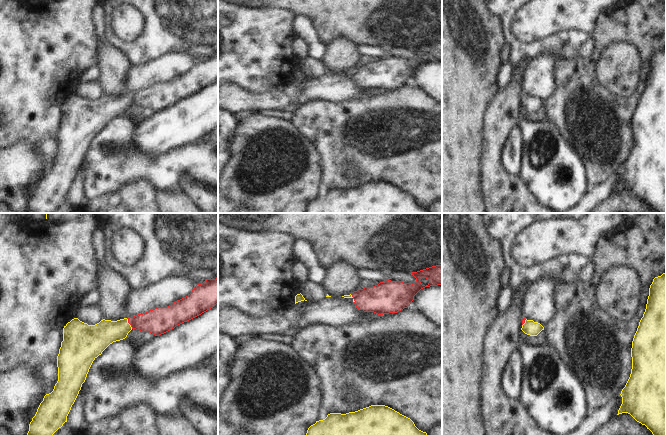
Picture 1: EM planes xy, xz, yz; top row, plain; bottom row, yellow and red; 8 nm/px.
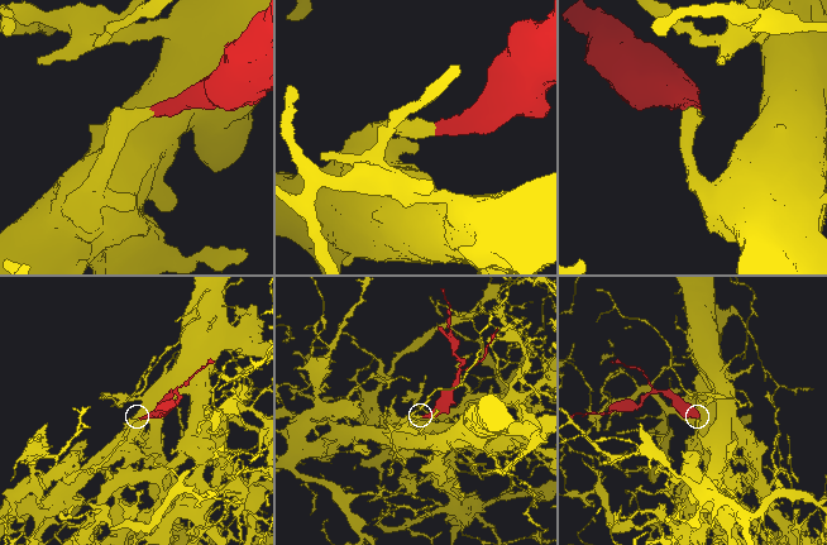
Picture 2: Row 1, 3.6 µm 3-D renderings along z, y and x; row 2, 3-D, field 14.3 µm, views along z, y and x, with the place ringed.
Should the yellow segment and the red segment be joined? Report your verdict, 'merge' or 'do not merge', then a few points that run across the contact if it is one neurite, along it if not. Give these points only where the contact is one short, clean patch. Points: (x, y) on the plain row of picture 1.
merge | xy (101, 111), (129, 100), (158, 97)

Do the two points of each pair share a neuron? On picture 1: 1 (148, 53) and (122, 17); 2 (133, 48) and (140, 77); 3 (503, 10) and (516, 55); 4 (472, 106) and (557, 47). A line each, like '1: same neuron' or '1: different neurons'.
1: different neurons
2: different neurons
3: same neuron
4: different neurons

